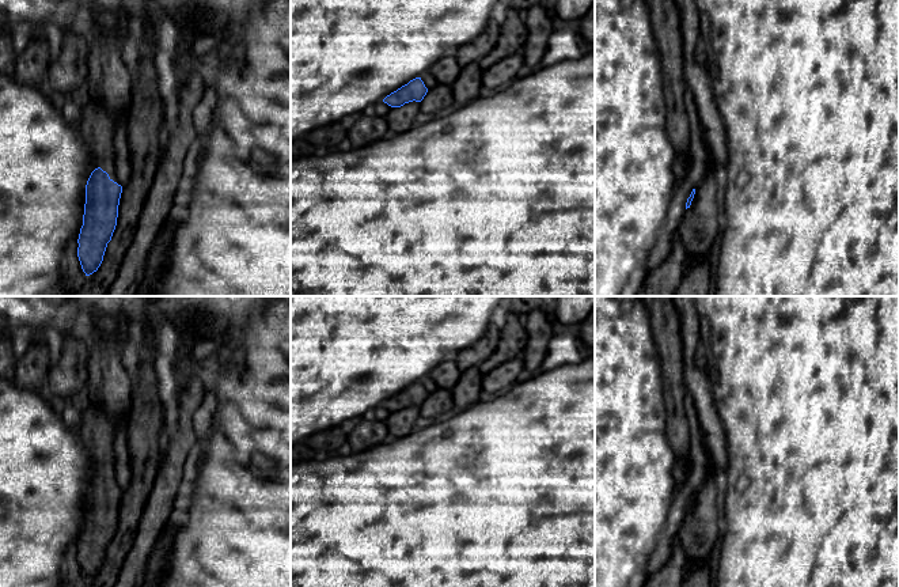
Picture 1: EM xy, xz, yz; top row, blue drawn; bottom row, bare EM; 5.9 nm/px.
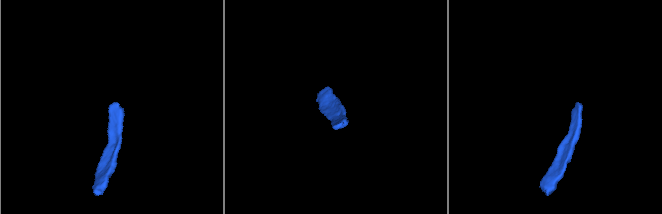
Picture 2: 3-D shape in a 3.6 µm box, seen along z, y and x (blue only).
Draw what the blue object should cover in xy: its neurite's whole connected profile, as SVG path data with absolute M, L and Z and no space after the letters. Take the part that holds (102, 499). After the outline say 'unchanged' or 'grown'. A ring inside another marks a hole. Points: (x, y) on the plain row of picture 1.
M114 463L95 473L86 489L83 530L77 561L86 580L98 575L117 530L122 491L111 484Z; grown

